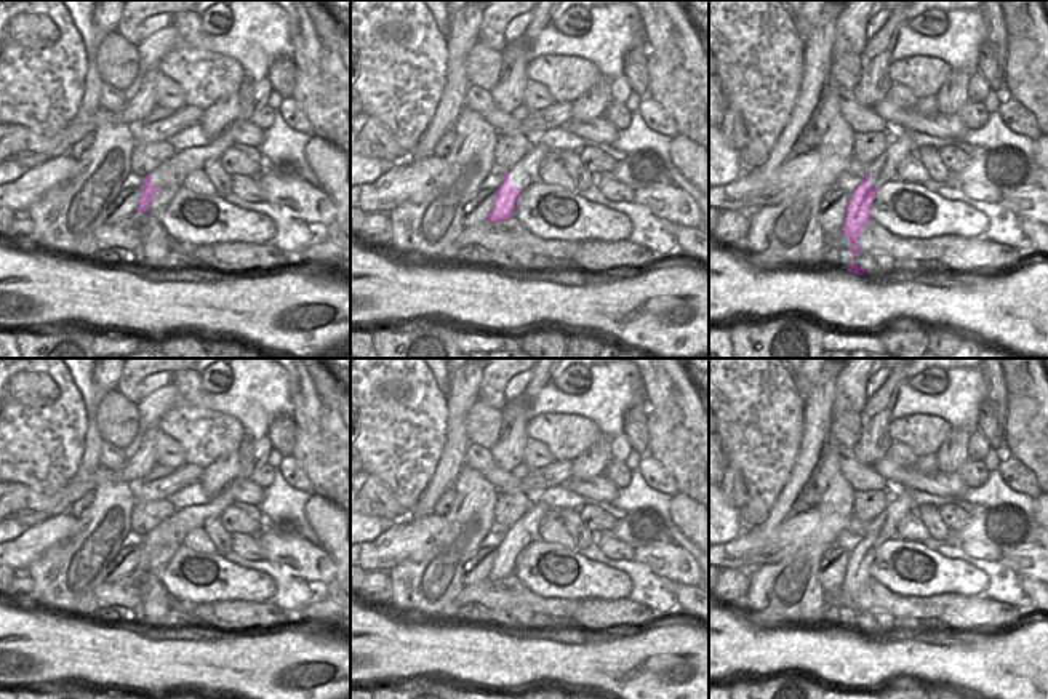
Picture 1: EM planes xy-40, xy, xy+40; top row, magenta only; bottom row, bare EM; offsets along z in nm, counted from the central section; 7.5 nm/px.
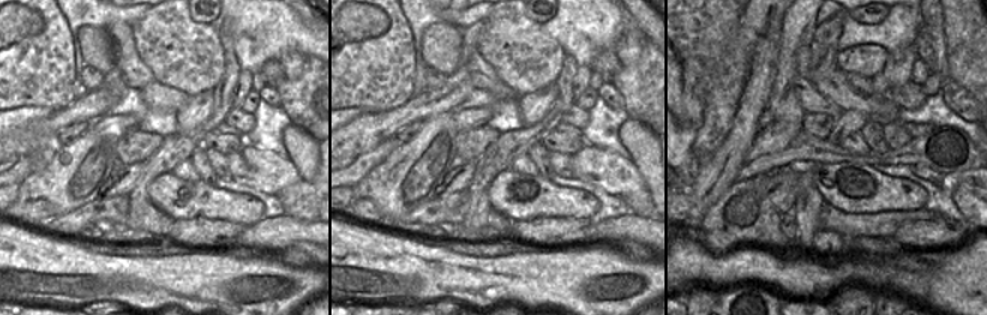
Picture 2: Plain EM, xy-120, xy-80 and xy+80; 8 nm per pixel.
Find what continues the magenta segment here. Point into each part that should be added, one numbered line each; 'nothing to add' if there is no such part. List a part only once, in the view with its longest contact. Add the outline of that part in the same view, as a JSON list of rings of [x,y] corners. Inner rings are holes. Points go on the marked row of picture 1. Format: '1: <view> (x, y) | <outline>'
1: xy (538, 152) | [[[533,146],[533,149],[509,170],[509,181],[514,187],[520,189],[520,194],[523,190],[522,190],[522,184],[518,182],[518,178],[523,173],[523,170],[526,166],[533,165],[534,162],[544,163],[549,152],[550,152],[550,149],[546,146]]]

